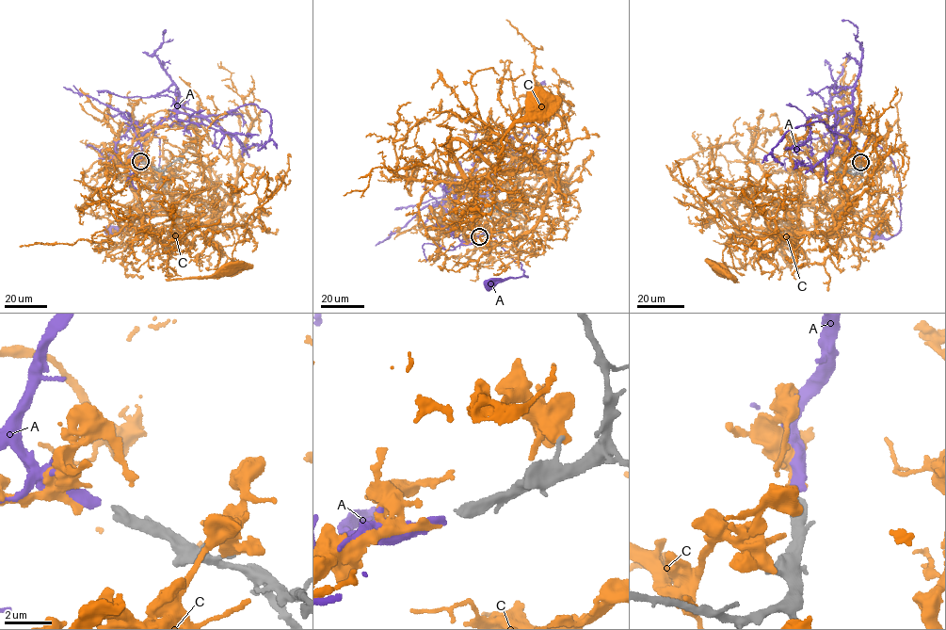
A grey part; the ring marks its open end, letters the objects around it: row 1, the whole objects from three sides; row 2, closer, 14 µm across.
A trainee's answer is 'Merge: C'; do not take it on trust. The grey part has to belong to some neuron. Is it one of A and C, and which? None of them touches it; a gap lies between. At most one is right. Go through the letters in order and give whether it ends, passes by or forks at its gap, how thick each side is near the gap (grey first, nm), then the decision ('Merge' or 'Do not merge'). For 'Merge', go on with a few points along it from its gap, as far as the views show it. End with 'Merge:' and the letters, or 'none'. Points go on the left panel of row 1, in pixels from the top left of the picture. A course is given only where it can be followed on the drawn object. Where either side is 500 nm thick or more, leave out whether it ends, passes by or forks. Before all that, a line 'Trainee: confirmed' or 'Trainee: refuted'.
Trainee: refuted
A: It ends there. Thickness 400 nm (grey) against 400 nm. Merge. Its course: (139, 161), (132, 153), (134, 147), (151, 133), (160, 138), (160, 181), (152, 209), (136, 225), (112, 229)
C: It ends there. Thickness 400 nm (grey) against 280 nm. Do not merge
Merge: A

